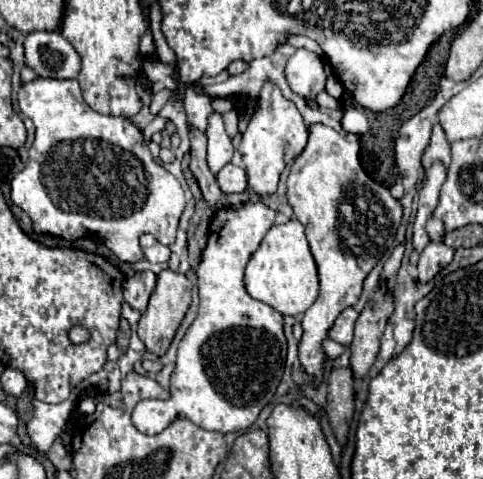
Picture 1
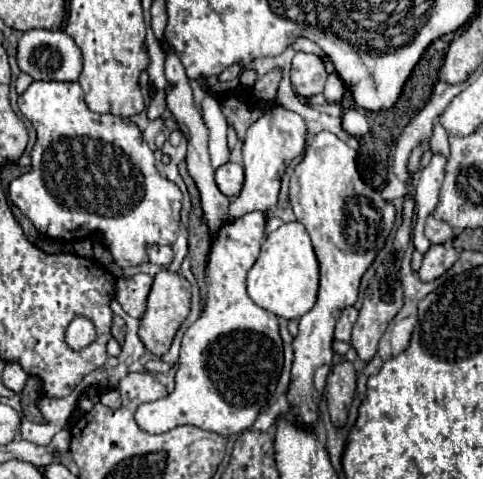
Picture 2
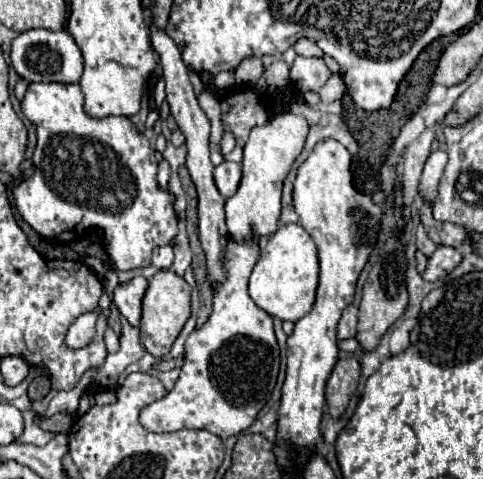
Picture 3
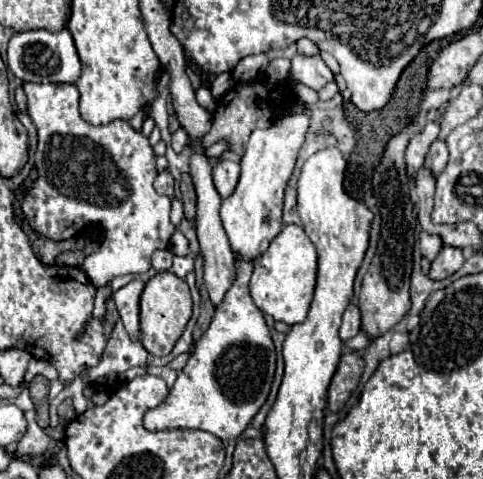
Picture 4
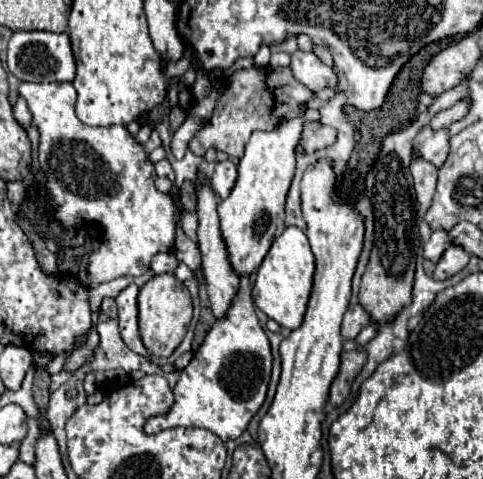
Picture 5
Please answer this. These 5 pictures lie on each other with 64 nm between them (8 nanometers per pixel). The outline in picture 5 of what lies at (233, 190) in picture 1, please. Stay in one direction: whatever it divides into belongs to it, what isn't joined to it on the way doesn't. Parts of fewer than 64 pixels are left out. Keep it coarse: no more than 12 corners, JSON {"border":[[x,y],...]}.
{"border":[[232,160],[216,164],[210,184],[222,200],[234,188],[238,166]]}

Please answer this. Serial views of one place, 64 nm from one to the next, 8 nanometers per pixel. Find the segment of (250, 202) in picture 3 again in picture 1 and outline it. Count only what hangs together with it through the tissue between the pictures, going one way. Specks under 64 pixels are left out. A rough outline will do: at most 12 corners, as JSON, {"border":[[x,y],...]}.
{"border":[[264,84],[238,152],[250,190],[276,192],[308,142],[298,108]]}

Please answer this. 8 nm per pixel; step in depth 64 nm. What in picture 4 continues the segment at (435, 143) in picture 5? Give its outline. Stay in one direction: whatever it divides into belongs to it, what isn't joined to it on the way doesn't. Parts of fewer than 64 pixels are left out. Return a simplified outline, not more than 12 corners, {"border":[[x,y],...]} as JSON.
{"border":[[436,140],[426,156],[434,178],[446,168],[446,144]]}

